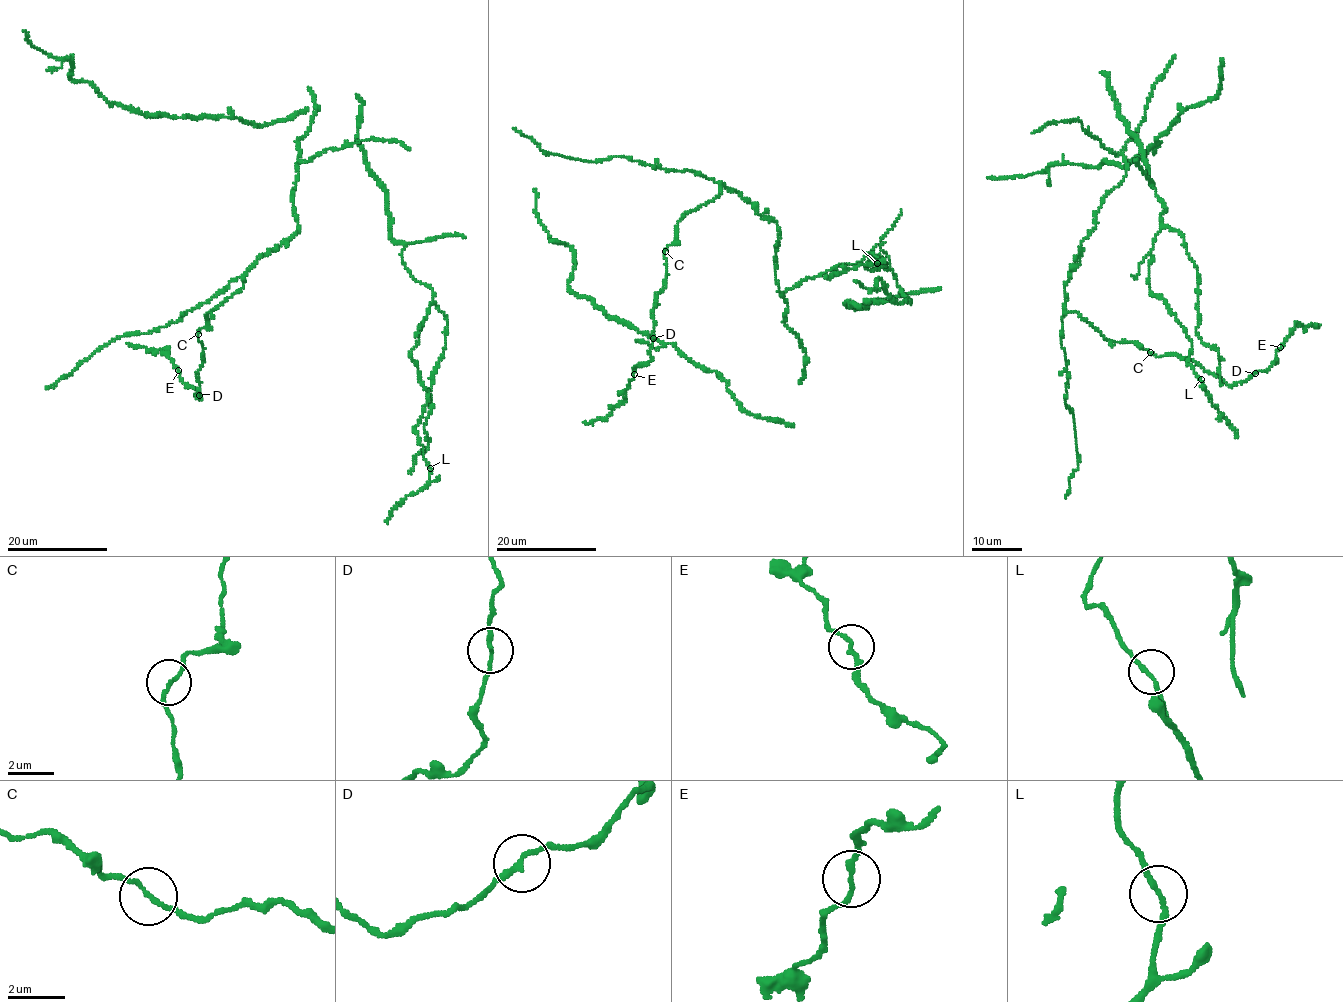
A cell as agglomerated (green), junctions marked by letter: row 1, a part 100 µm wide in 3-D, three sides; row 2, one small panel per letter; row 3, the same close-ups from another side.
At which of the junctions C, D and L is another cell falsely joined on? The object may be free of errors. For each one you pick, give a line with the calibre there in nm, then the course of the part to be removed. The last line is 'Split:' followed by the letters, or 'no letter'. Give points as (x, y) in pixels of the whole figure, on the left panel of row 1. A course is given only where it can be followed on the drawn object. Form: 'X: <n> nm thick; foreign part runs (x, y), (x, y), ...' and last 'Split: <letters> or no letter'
Split: no letter

